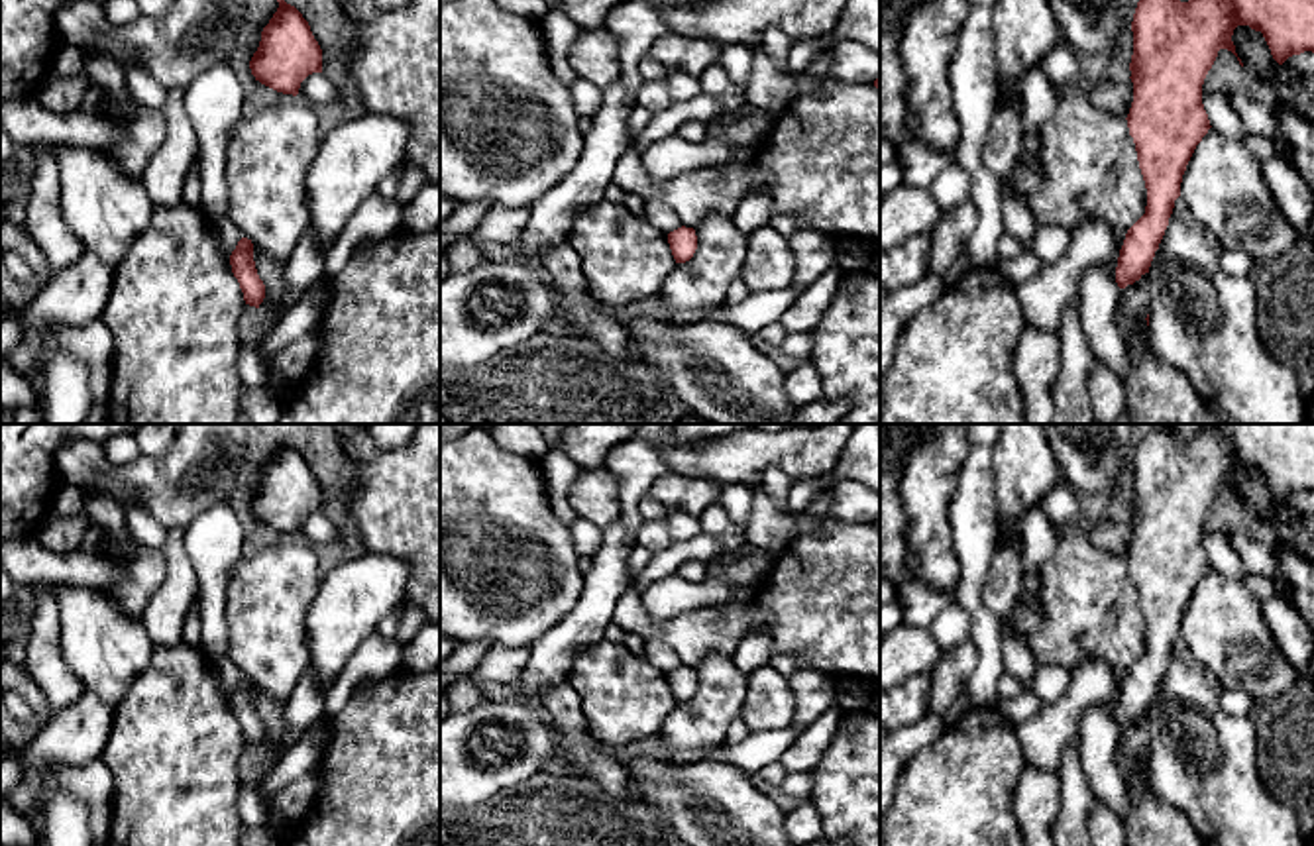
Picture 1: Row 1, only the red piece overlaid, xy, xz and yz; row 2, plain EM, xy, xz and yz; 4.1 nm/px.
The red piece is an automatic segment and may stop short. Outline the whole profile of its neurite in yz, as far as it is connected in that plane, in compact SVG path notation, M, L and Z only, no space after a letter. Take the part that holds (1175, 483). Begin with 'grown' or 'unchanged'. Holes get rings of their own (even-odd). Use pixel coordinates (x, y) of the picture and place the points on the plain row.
unchanged | M1169 424L1167 428L1153 428L1137 442L1131 461L1133 495L1129 502L1133 542L1125 559L1145 620L1147 646L1145 654L1127 669L1120 689L1116 707L1120 728L1149 713L1175 640L1180 636L1186 605L1212 567L1202 544L1204 518L1220 489L1237 497L1232 481L1237 465L1261 471L1279 504L1292 495L1314 493L1314 424L1200 424L1188 442L1180 442Z

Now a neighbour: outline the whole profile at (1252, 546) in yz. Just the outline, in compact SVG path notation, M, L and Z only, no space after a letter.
M1230 526L1226 534L1247 573L1267 575L1275 583L1275 595L1290 601L1290 589L1279 573L1273 550L1265 534L1251 526Z

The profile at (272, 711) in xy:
M253 685L253 701L259 718L265 724L265 738L259 744L261 750L267 750L273 756L273 766L285 754L285 736L287 736L287 722L285 722L285 703L267 697L261 689Z

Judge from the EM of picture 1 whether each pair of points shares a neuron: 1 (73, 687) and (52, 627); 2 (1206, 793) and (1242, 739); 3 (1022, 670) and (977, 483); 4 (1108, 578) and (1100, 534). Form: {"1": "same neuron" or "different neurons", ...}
{"1": "same neuron", "2": "same neuron", "3": "different neurons", "4": "different neurons"}

